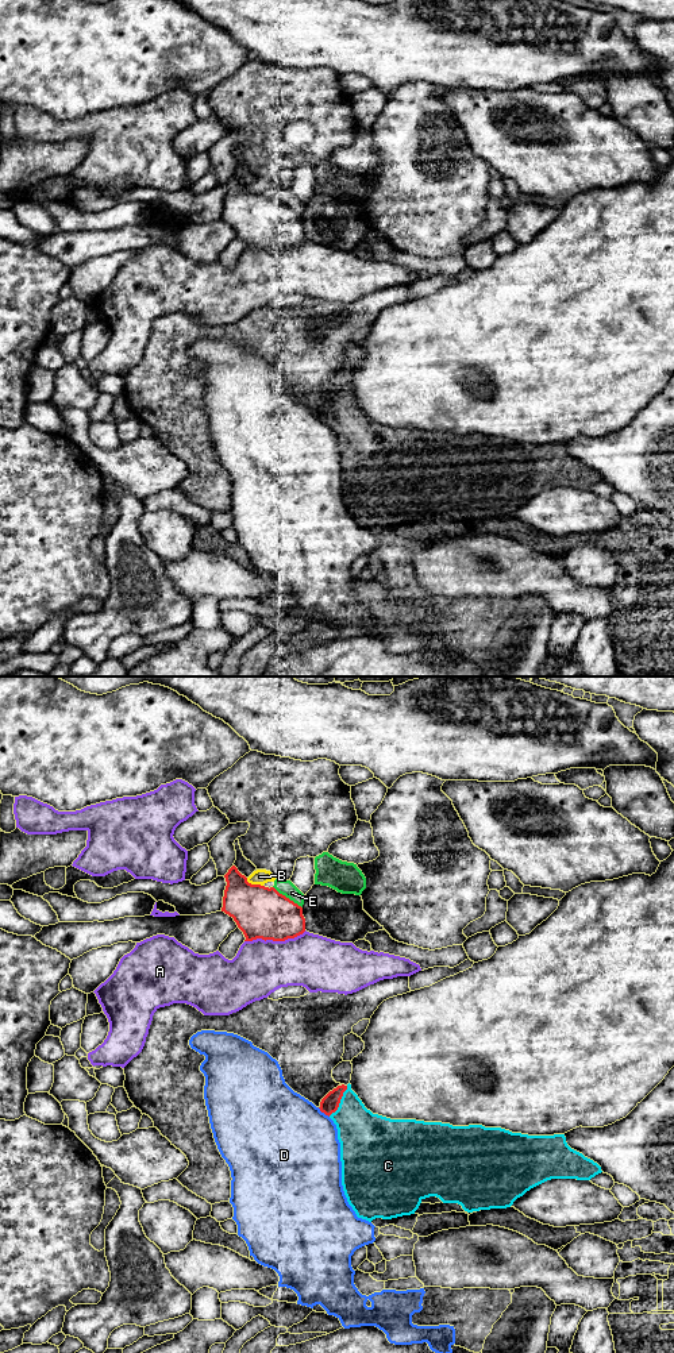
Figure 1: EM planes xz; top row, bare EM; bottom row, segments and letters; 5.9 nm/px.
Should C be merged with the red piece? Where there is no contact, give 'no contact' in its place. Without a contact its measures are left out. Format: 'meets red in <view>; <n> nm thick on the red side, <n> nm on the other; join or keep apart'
meets red in xz; 110 nm thick on the red side, 300 nm on the other; join

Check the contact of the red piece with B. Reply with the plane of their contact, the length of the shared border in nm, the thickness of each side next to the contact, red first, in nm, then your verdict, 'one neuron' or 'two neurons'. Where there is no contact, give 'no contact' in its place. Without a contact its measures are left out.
meets red in xz; contact 120 nm long; 300 nm thick on the red side, 90 nm on the other; two neurons

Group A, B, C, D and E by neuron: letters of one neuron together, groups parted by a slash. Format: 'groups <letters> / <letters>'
groups A / B / C / D / E

